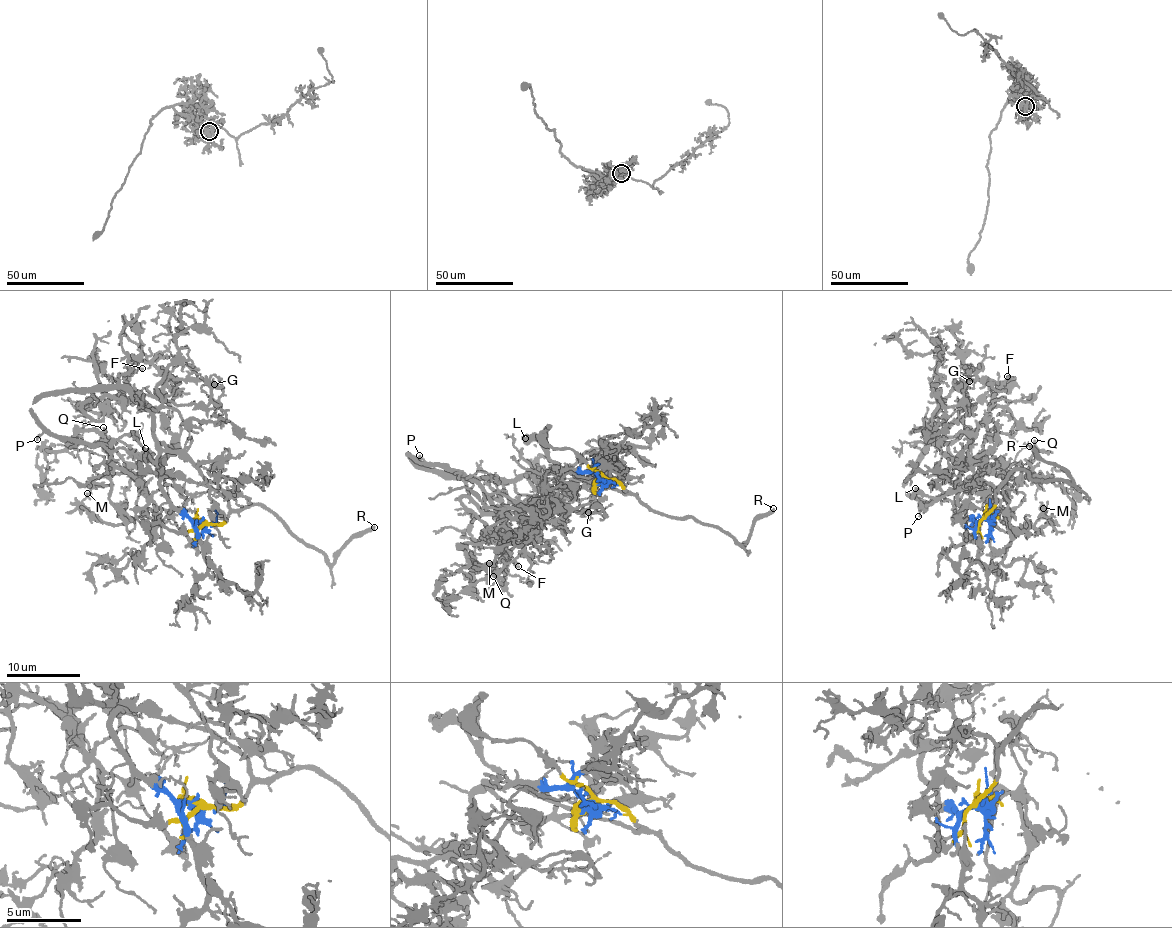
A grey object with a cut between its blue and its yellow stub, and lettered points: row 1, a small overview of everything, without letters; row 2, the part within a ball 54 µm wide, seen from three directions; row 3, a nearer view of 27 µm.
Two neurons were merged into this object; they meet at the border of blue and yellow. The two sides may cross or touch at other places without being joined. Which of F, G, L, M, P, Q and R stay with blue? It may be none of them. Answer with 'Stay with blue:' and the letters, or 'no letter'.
Stay with blue: F, G, M, P, Q

